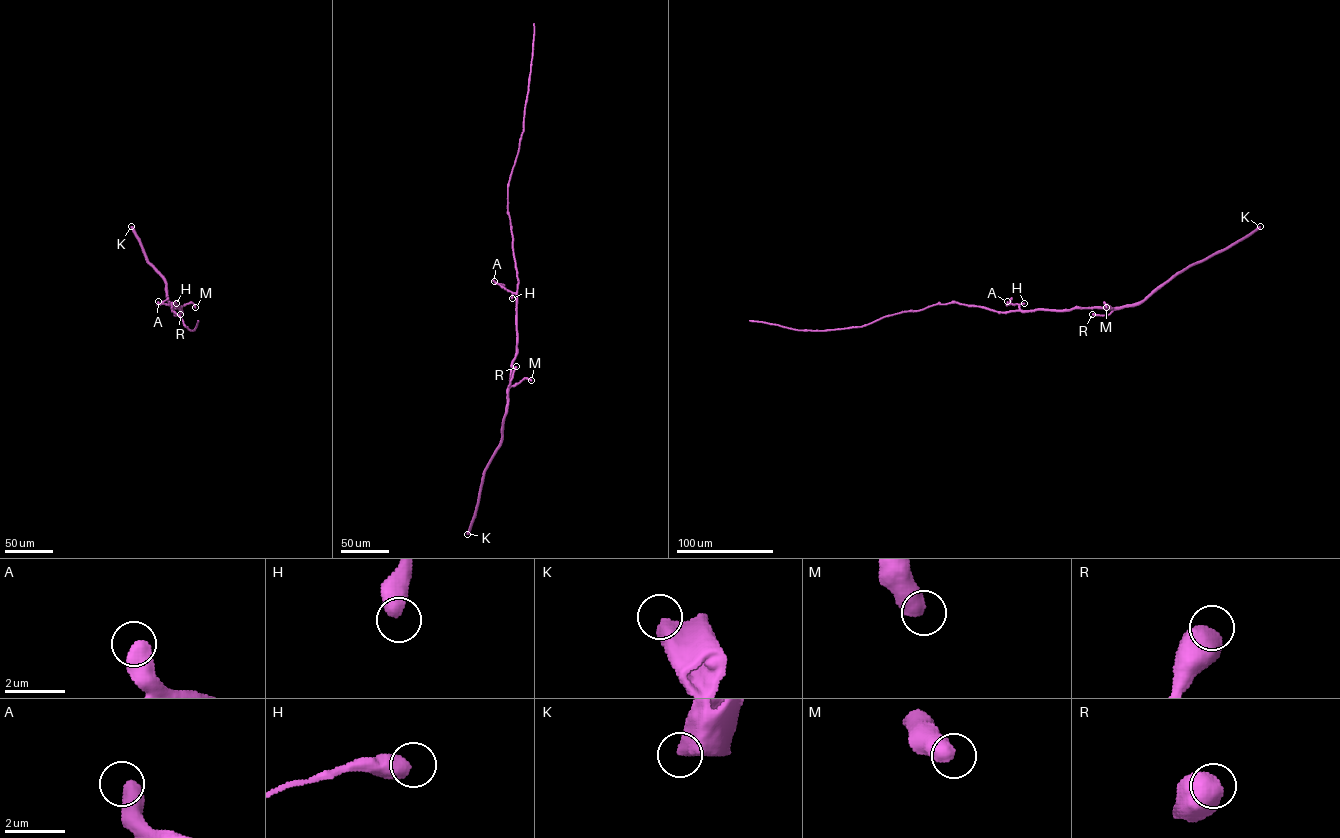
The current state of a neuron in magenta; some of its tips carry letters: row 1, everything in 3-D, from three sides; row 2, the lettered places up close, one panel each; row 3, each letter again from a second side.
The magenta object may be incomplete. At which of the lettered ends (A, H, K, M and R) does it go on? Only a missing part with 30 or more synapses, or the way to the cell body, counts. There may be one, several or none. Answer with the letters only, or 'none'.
none

